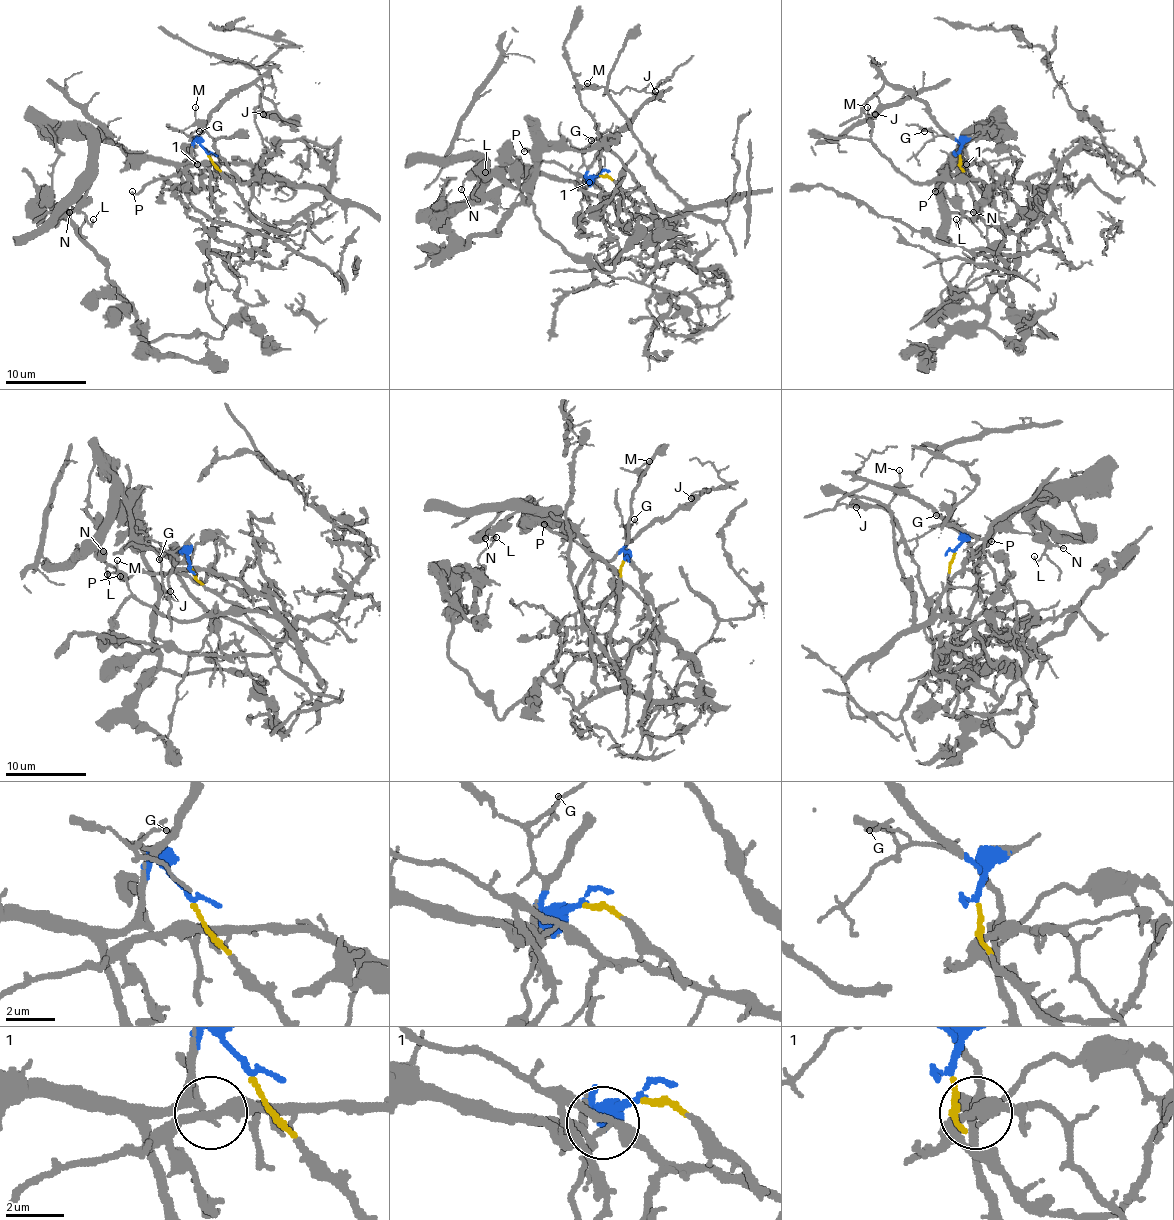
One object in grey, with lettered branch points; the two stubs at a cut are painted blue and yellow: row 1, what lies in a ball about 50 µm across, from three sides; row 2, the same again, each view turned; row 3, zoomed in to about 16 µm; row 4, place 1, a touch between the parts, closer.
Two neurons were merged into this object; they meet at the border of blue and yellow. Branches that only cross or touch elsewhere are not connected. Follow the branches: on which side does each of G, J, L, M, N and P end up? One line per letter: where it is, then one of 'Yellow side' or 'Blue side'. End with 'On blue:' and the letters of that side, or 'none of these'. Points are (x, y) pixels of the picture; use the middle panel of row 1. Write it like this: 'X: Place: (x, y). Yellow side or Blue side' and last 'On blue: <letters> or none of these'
G: Place: (591, 140). Blue side
J: Place: (655, 91). Blue side
L: Place: (485, 172). Blue side
M: Place: (587, 83). Yellow side
N: Place: (461, 189). Blue side
P: Place: (524, 151). Yellow side
On blue: G, J, L, N

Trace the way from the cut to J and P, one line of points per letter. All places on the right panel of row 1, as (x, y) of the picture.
J: (960, 154), (962, 144), (921, 102), (903, 90), (885, 84), (863, 106), (869, 116), (875, 114)
P: (960, 154), (960, 168), (1012, 233), (1040, 217), (1024, 185), (988, 164), (968, 162), (935, 191)

